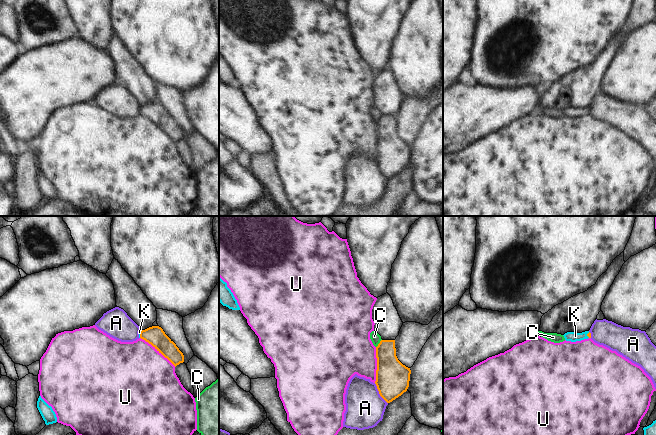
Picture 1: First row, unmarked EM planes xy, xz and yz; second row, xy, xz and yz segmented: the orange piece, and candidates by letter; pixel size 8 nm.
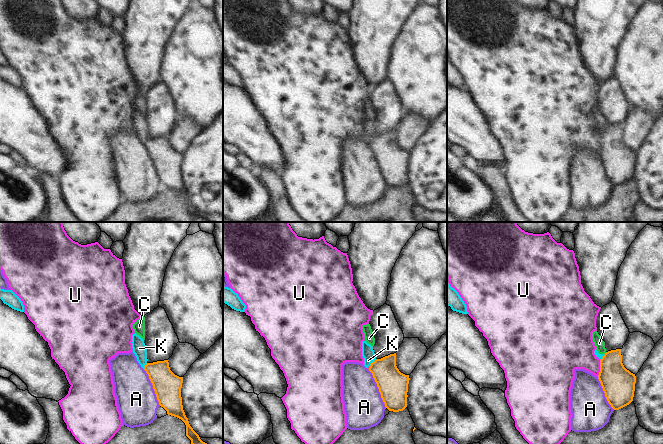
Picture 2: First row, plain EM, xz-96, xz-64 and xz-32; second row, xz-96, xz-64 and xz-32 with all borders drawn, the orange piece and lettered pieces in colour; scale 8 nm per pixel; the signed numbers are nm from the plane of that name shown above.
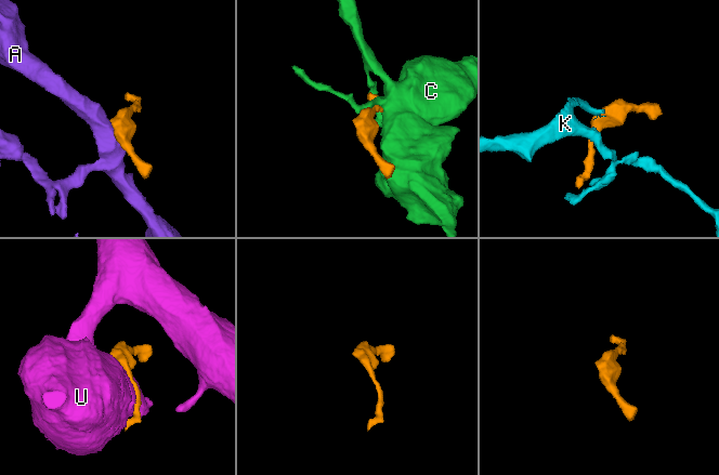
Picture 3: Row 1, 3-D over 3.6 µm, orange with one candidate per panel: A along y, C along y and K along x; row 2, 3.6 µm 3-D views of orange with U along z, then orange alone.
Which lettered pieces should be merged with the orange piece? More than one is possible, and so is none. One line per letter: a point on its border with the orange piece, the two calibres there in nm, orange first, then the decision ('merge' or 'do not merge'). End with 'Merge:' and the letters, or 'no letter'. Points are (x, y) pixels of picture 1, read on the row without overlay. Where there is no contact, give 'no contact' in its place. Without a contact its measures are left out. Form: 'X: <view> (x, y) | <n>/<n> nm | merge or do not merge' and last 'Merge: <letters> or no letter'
A: xz (379, 169) | 280/300 nm | do not merge
C: xz (379, 119) | 220/80 nm | do not merge
K: xy (140, 111) | 150/20 nm | merge
U: xy (158, 126) | 150/480 nm | do not merge
Merge: K

